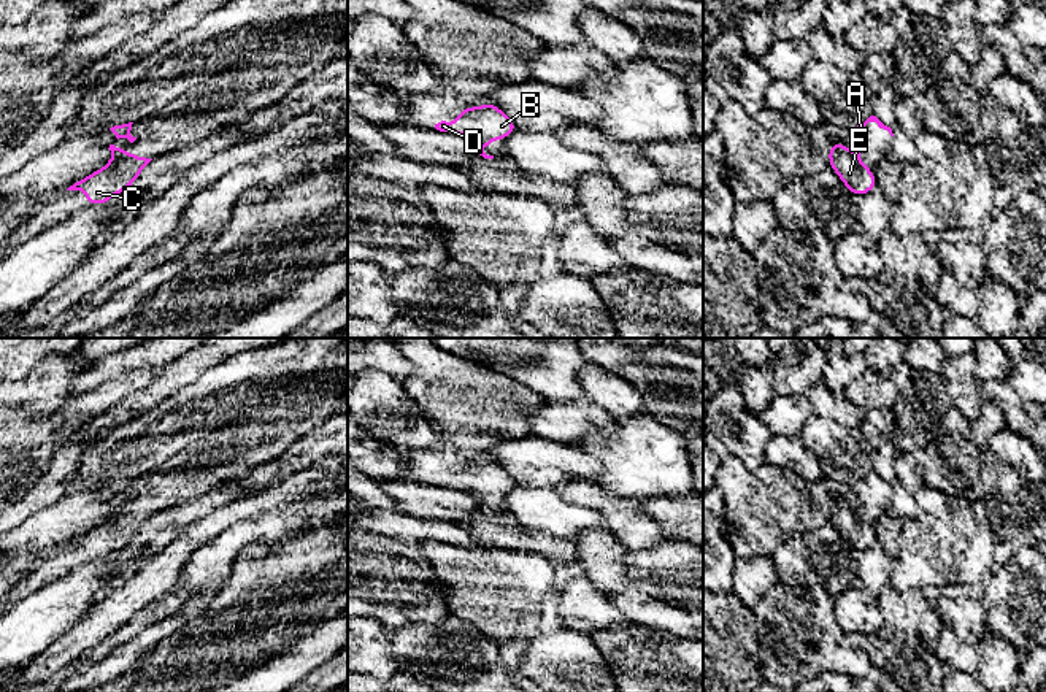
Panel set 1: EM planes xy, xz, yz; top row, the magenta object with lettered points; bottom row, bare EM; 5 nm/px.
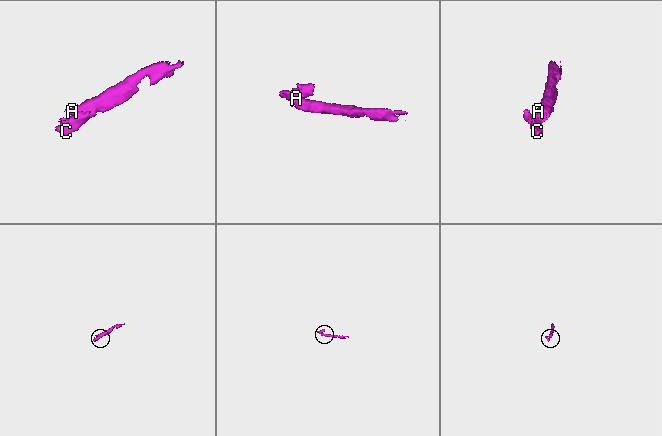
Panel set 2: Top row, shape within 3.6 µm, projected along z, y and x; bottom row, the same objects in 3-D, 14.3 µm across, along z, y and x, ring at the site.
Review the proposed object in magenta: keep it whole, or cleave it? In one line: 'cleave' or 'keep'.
cleave

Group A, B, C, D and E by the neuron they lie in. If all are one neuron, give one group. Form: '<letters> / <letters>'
A / B C D E

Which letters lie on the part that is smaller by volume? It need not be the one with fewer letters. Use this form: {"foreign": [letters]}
{"foreign": ["B", "C", "D", "E"]}

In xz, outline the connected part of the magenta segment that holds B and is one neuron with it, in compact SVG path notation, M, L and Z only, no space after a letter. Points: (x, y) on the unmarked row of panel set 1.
M492 457L475 463L462 463L454 478L441 476L435 479L435 484L440 487L452 486L483 503L494 495L505 495L517 487L516 479Z

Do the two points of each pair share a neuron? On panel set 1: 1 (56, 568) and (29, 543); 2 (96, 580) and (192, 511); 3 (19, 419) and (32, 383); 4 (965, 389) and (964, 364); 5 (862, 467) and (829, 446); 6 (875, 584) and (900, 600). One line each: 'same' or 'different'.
1: different
2: same
3: different
4: same
5: same
6: different

